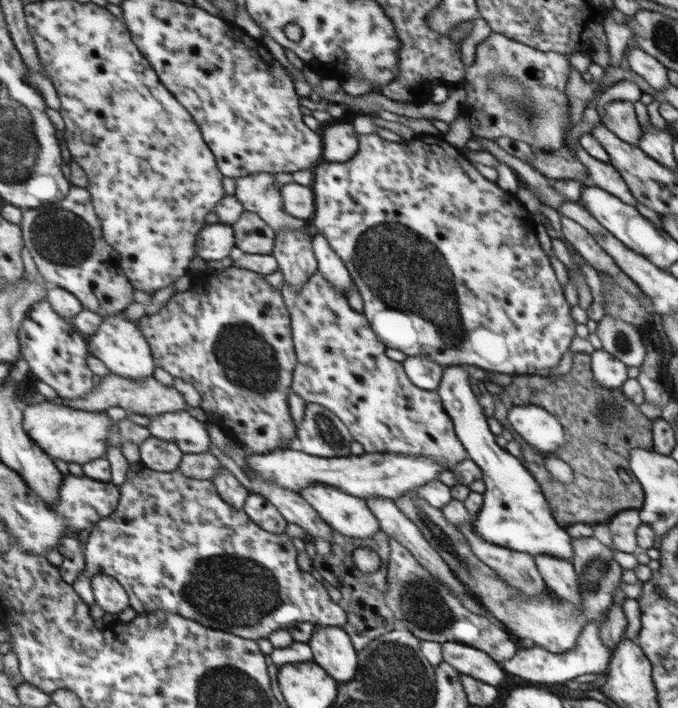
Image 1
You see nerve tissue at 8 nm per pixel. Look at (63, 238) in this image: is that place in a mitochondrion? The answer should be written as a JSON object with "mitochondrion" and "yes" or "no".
{"mitochondrion":"yes"}

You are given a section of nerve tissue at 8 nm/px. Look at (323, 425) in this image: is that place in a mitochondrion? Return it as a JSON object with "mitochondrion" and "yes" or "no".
{"mitochondrion":"yes"}

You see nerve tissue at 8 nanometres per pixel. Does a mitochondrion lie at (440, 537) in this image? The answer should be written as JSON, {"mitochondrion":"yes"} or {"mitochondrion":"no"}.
{"mitochondrion":"yes"}

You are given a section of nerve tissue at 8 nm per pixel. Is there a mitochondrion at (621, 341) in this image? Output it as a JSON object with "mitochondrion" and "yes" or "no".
{"mitochondrion":"yes"}

